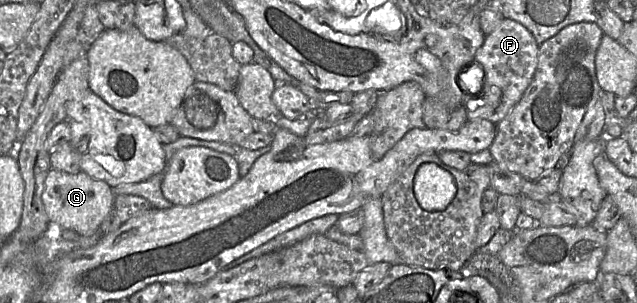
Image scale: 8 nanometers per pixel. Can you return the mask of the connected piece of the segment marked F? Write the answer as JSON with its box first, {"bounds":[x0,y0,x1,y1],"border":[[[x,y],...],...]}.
{"bounds":[463,19,539,124],"border":[[[503,19],[497,27],[485,37],[482,46],[475,54],[475,60],[483,71],[483,84],[481,87],[473,86],[467,90],[478,89],[476,93],[464,93],[463,106],[466,110],[467,120],[485,119],[494,124],[501,121],[519,102],[523,93],[531,83],[538,64],[539,45],[532,33],[519,22],[512,19]]]}

